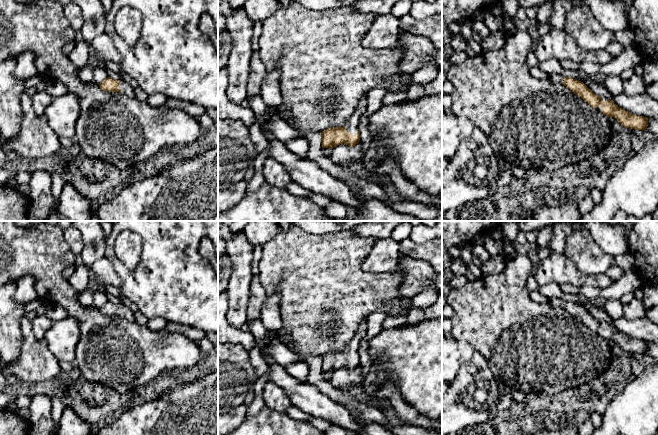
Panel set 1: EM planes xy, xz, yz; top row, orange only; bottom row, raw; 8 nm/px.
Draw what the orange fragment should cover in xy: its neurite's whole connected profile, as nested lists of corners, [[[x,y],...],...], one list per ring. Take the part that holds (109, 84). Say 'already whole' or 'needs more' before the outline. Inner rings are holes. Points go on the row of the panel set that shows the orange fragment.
needs more; [[[107,77],[103,82],[99,84],[99,86],[103,91],[120,92],[131,98],[135,97],[134,89],[128,82],[123,79],[115,80]]]

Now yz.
needs more; [[[549,74],[549,80],[553,83],[562,83],[576,95],[580,96],[591,107],[597,109],[601,106],[601,113],[608,117],[614,117],[624,127],[646,131],[648,118],[637,116],[618,107],[613,100],[603,101],[602,98],[594,94],[583,82],[562,75]]]

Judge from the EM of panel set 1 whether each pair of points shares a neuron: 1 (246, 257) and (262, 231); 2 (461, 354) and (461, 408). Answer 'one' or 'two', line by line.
1: two
2: two

